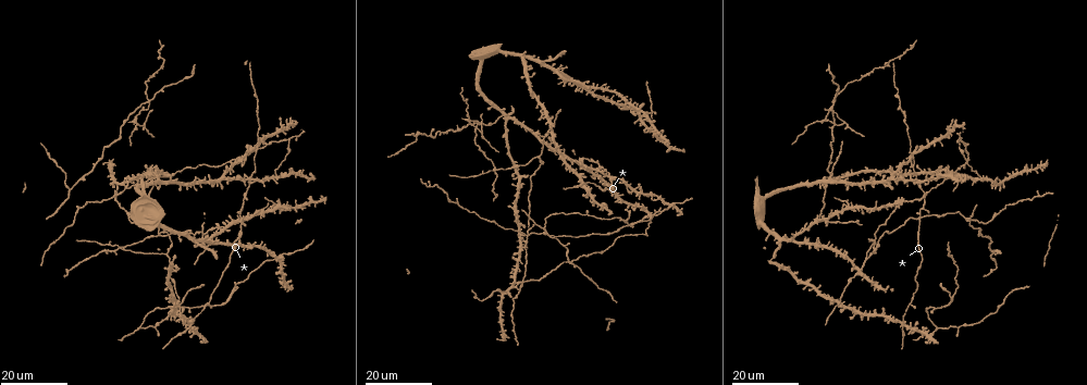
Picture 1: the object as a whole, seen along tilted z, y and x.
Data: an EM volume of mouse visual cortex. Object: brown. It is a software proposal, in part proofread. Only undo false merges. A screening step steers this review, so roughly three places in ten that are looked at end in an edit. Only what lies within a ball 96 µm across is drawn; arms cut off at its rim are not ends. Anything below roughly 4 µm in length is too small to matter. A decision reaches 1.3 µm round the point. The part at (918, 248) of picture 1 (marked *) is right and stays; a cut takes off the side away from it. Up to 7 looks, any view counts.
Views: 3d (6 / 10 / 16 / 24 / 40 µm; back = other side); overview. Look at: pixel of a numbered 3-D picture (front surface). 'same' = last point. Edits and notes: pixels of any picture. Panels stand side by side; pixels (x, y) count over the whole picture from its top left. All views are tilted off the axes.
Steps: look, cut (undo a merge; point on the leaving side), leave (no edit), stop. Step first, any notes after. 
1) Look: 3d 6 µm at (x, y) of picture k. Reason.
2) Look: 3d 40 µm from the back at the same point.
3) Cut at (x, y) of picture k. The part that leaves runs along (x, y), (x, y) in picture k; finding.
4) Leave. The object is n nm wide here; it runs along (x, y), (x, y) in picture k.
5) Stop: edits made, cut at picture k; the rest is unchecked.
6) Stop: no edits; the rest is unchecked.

Look: 3d 16 µm at (587, 216) of picture 1. Small branch off a trunk.

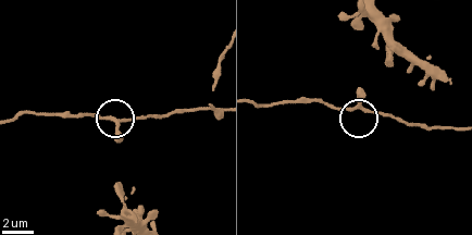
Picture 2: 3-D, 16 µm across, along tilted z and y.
Look: 3d 6 µm at (116, 120) of picture 2. Closer look.

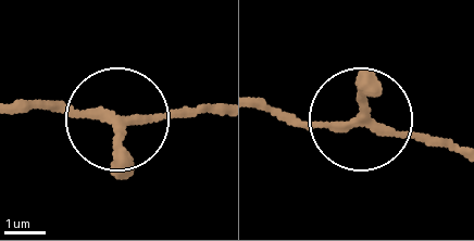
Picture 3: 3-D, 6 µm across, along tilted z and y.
Leave. The side arm is 52 µm long; one neuron here.

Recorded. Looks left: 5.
Look: 3d 16 µm at (626, 110) of picture 1.

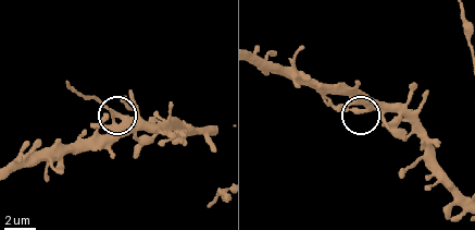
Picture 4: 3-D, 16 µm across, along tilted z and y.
Look: 3d 6 µm at (357, 110) of picture 4. Closer look.

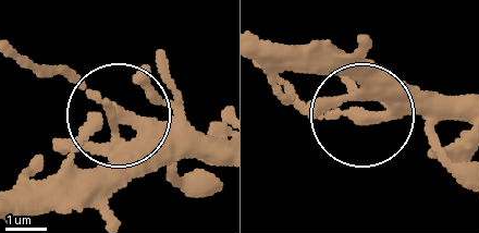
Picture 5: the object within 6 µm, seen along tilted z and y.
Cut at (83, 86) of picture 5. The object is 230 nm wide here; two neurons meet here.

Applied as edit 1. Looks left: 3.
Look: overview. Redraw.

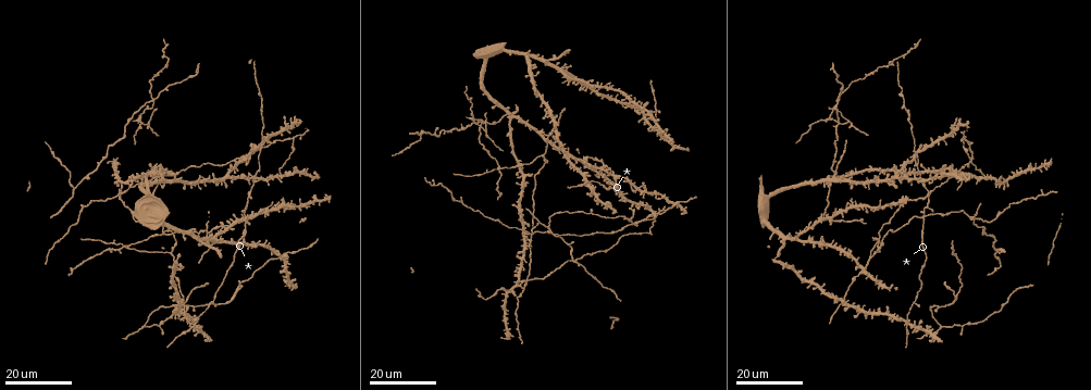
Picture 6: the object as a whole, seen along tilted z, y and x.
Look: 3d 24 µm at (616, 180) of picture 6. Four or more arms meet.

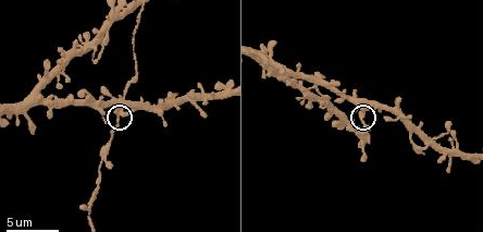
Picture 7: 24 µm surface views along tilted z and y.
Look: 3d 6 µm at (361, 113) of picture 7.

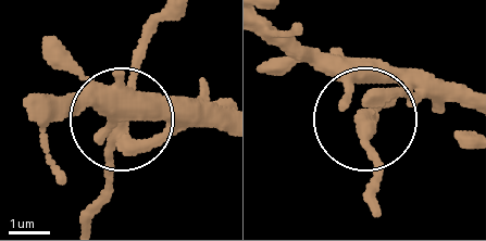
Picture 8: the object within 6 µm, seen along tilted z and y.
Leave. It runs along (82, 214), (111, 173), (148, 21) in picture 8; one neuron here.

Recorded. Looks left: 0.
Stop: edits made, cut at picture 5; the rest is unchecked.

